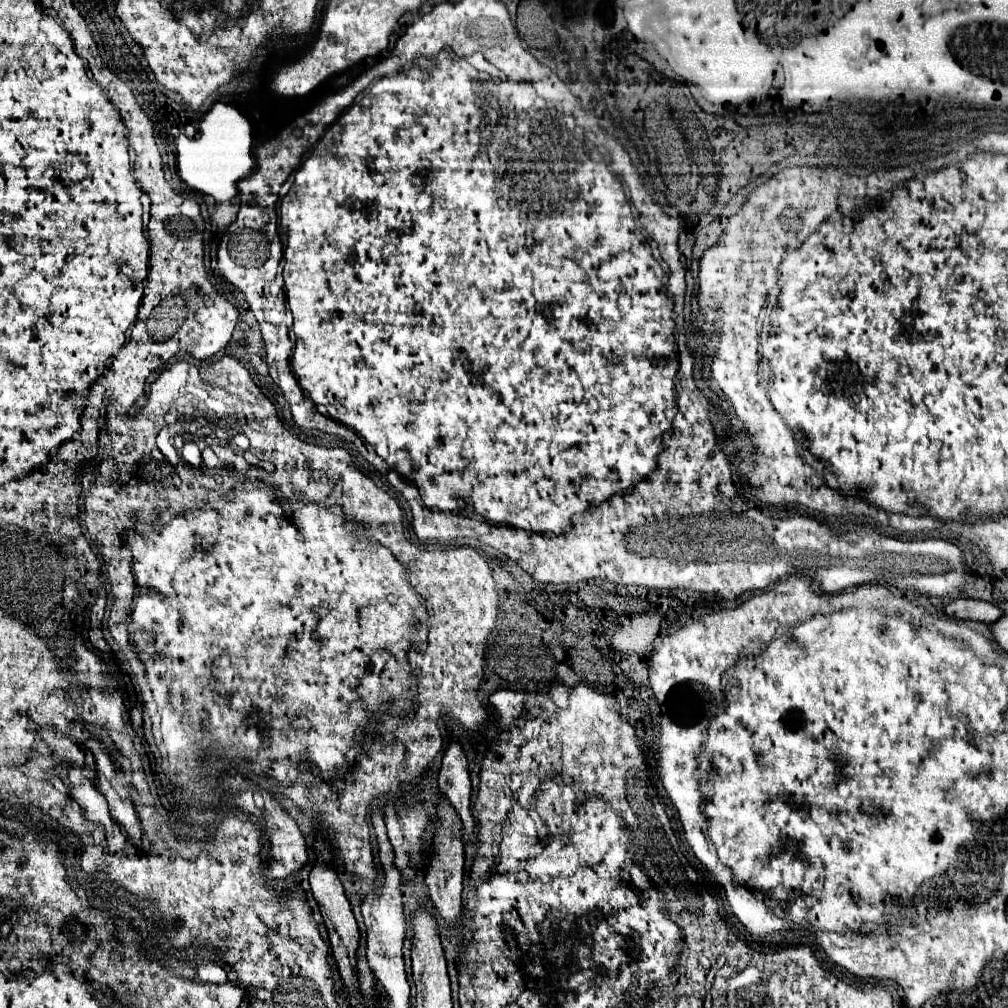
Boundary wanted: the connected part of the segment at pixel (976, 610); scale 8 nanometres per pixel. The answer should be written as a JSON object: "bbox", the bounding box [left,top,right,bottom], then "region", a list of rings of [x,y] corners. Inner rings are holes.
{"bbox":[946,599,1004,625],"region":[[[954,599],[946,607],[946,613],[956,619],[972,619],[972,621],[982,621],[986,625],[992,625],[994,621],[998,621],[998,617],[1004,615],[1000,607],[976,599]]]}

